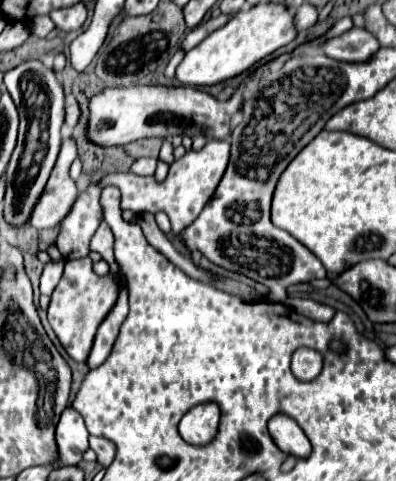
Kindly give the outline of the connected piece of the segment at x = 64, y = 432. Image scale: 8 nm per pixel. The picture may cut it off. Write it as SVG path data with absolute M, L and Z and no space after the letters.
M66 407L56 426L56 442L62 464L80 464L82 454L88 450L88 430L82 416Z

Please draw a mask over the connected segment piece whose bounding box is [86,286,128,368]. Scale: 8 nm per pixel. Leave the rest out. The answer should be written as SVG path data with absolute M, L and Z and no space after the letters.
M120 286L120 296L118 296L116 306L112 308L112 312L106 316L106 320L98 328L92 352L90 352L88 362L86 362L90 368L96 368L96 366L104 364L106 356L114 348L114 342L116 342L116 338L120 334L120 326L126 320L126 316L128 316L128 294L126 294L124 286Z

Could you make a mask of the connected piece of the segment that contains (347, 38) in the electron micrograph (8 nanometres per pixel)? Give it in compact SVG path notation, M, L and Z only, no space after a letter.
M352 28L346 34L322 44L326 56L340 62L368 62L378 50L380 42L366 28Z

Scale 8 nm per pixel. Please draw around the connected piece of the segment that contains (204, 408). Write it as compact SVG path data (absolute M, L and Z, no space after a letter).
M204 402L190 408L180 420L180 436L190 444L208 444L218 432L220 408L214 402Z

